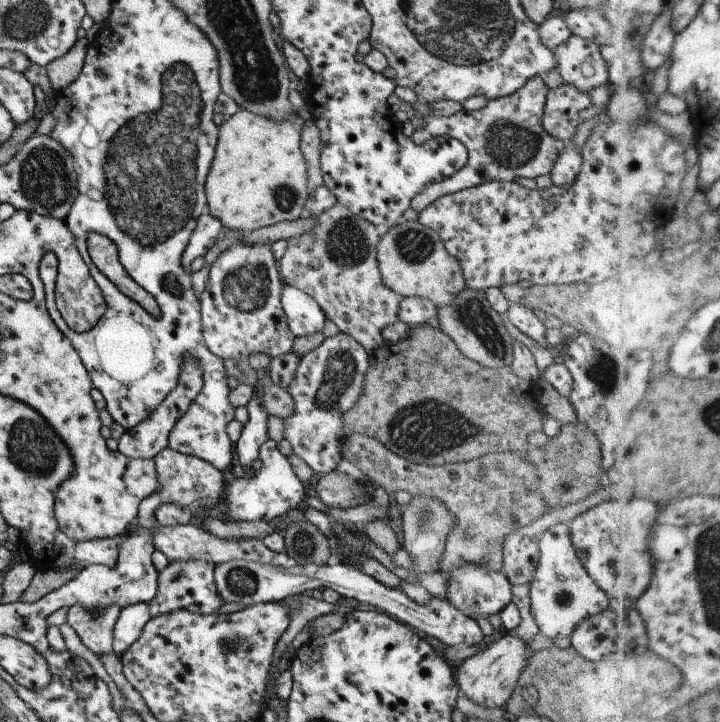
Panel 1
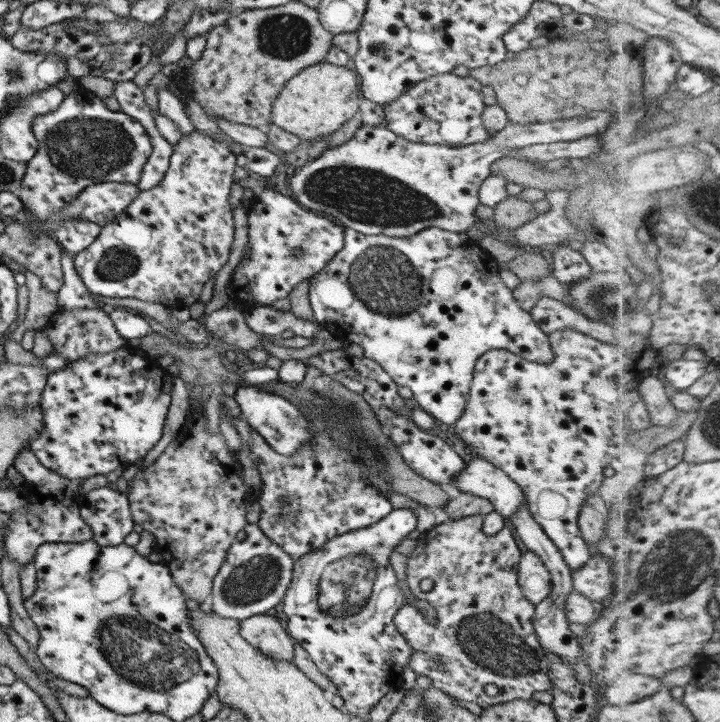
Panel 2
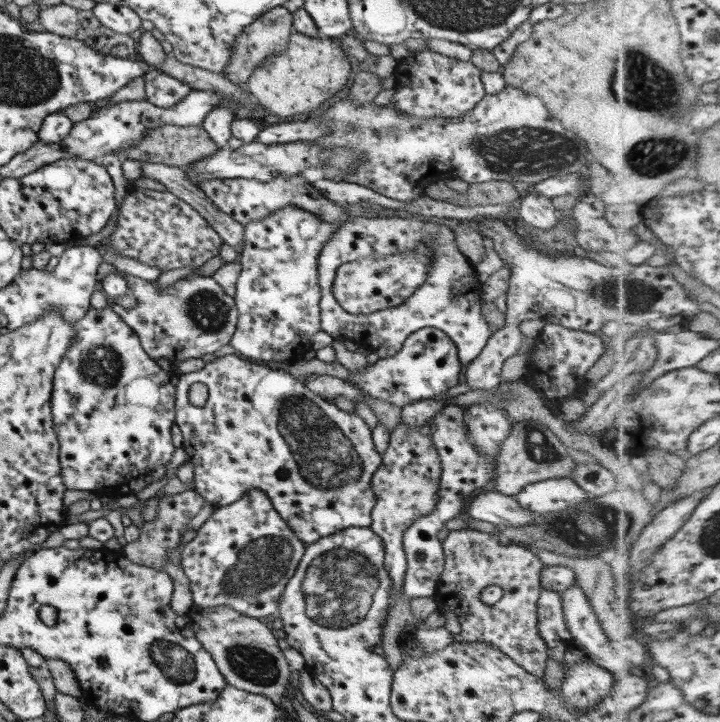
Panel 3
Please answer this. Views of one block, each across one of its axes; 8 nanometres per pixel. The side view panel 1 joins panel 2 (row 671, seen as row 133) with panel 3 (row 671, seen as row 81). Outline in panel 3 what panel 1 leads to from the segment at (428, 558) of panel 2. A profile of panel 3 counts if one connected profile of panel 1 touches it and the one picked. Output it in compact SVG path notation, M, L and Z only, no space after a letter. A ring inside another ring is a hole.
M471 529L450 531L442 544L446 561L444 561L444 569L439 578L437 592L432 597L438 605L436 611L444 616L444 608L449 606L449 609L455 612L461 625L459 640L482 641L488 645L494 645L528 673L543 677L550 650L537 627L537 602L542 590L540 572L545 567L538 555L523 544L502 544L496 534L486 534ZM488 586L500 586L503 591L501 600L494 605L486 604L481 600L481 593Z

